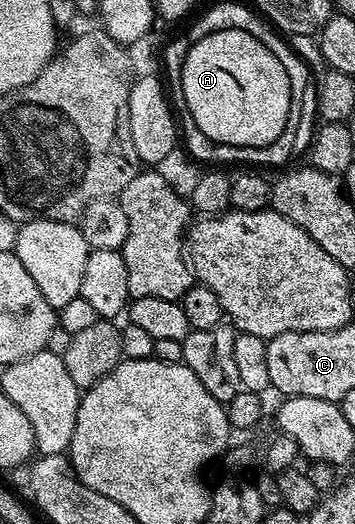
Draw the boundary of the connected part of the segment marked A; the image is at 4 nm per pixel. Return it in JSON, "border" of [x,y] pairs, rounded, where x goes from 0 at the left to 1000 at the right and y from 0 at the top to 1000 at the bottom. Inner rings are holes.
{"border":[[[625,52],[589,63],[589,67],[566,67],[552,80],[538,84],[524,101],[515,120],[507,124],[507,139],[501,145],[507,156],[507,174],[518,179],[515,210],[535,223],[546,223],[546,239],[558,239],[558,246],[569,246],[569,254],[580,254],[580,261],[594,273],[614,273],[623,281],[758,281],[772,269],[783,269],[783,261],[794,254],[794,246],[806,246],[806,231],[817,223],[817,147],[806,139],[806,132],[794,132],[794,116],[783,116],[783,109],[772,109],[772,101],[749,86],[738,86],[738,78],[727,78],[727,71],[715,71],[704,63],[693,63],[682,55],[659,55],[656,52]]]}

